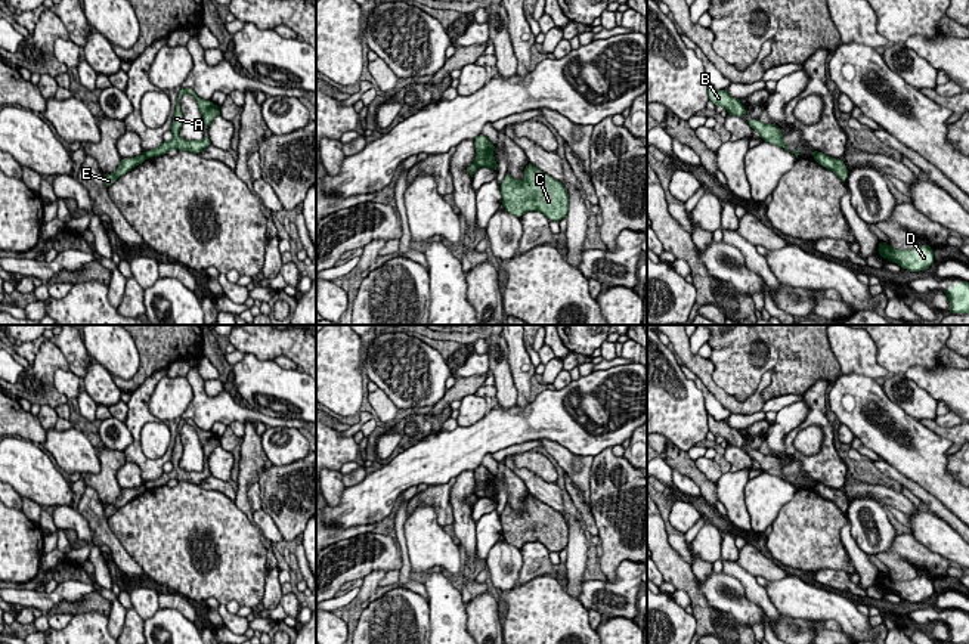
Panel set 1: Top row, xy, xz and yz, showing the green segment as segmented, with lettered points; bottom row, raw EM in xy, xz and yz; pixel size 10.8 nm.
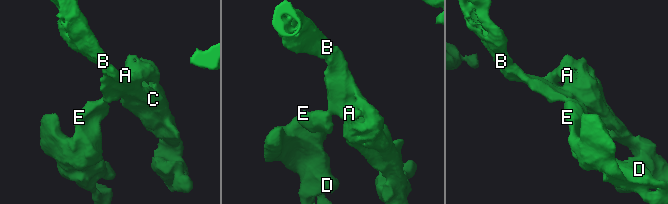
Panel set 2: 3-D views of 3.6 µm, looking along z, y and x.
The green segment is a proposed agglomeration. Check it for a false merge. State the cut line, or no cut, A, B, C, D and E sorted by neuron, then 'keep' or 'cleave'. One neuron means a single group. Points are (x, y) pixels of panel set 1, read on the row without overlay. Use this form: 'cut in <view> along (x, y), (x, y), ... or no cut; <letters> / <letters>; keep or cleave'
cut in xy along (144, 483), (146, 488); A B C / D E; cleave

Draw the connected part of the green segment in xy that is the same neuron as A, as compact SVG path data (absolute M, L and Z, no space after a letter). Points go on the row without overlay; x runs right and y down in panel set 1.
M180 419L180 422L177 425L176 442L174 442L173 455L171 455L173 470L170 473L162 473L157 480L143 482L146 489L165 486L170 480L177 480L177 482L183 480L183 482L189 482L189 483L194 483L194 484L199 486L199 483L202 480L205 480L207 477L211 476L208 467L205 467L201 473L196 473L196 471L189 471L188 473L188 471L183 471L179 467L179 461L180 461L182 453L183 453L180 430L185 424L192 425L195 428L195 431L198 433L198 439L199 439L199 443L204 449L205 459L208 459L211 452L217 446L220 446L220 439L217 436L214 436L211 431L201 430L192 419Z

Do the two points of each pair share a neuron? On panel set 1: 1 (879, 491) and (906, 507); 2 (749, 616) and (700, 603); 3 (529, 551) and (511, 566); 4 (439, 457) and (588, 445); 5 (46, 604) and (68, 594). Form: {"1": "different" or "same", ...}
{"1": "same", "2": "different", "3": "different", "4": "same", "5": "same"}

